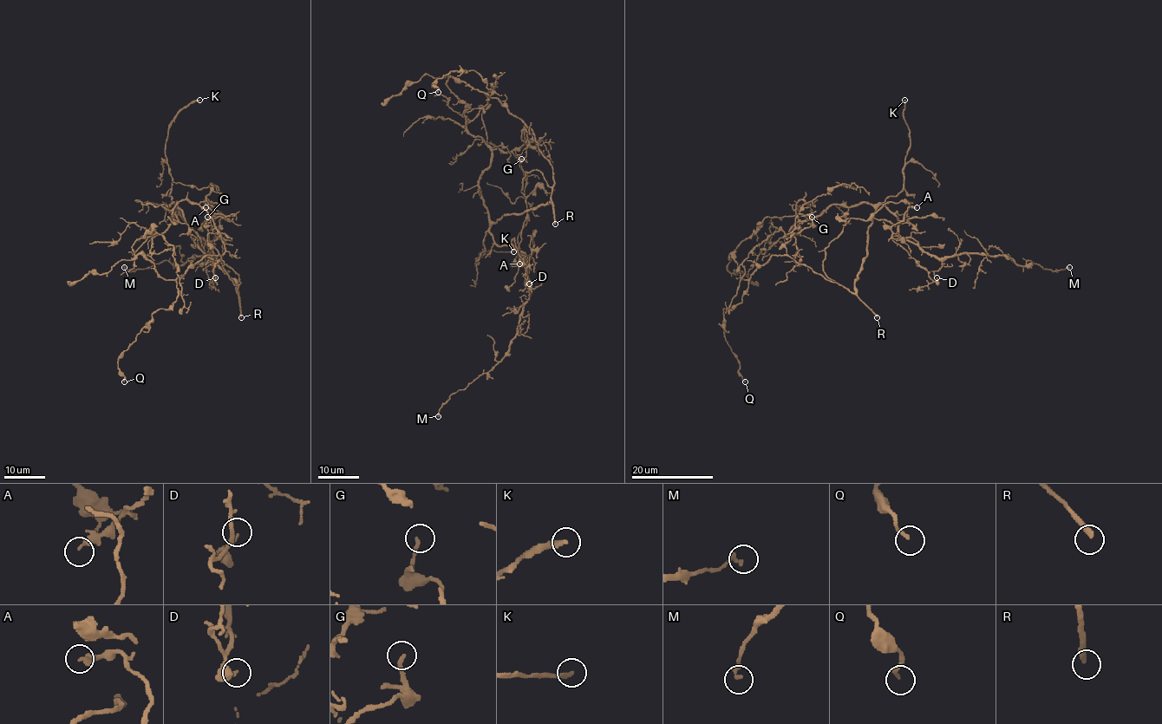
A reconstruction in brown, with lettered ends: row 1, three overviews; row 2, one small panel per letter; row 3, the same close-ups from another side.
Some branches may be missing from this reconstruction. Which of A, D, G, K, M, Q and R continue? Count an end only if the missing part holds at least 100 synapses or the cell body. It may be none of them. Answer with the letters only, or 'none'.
K, R

